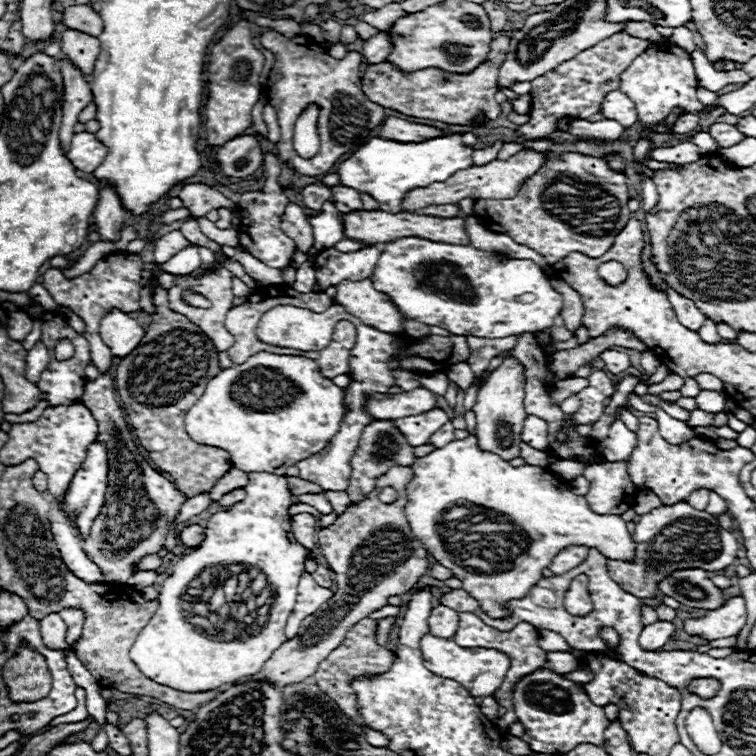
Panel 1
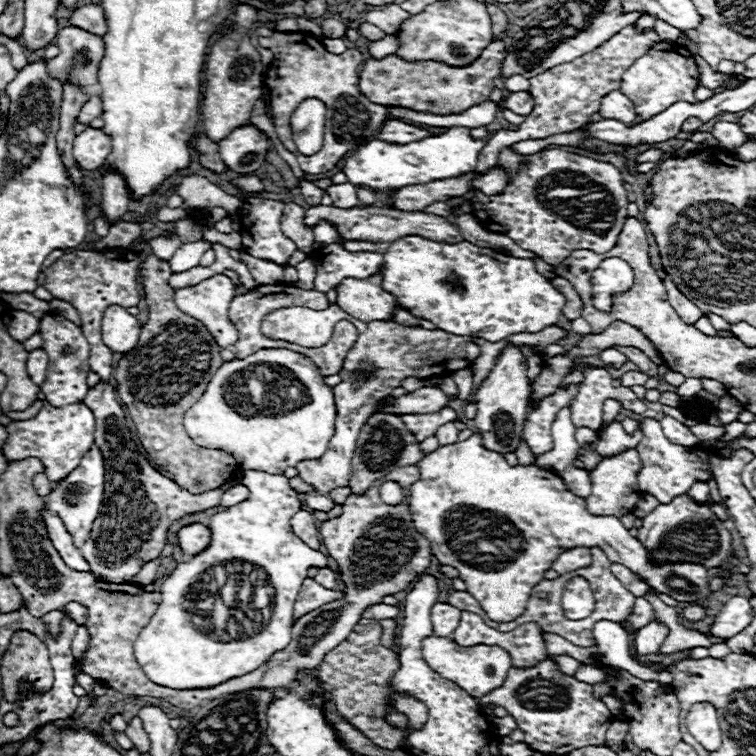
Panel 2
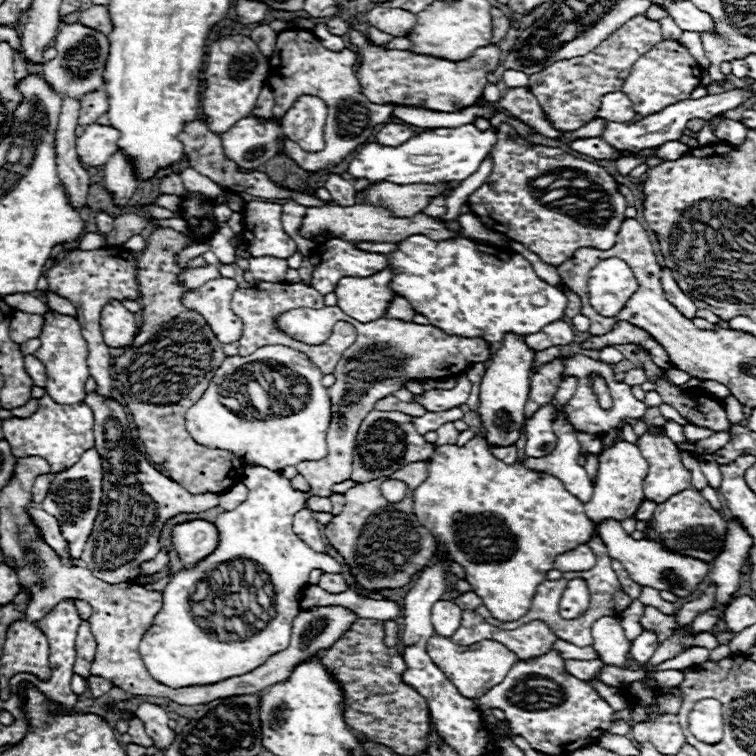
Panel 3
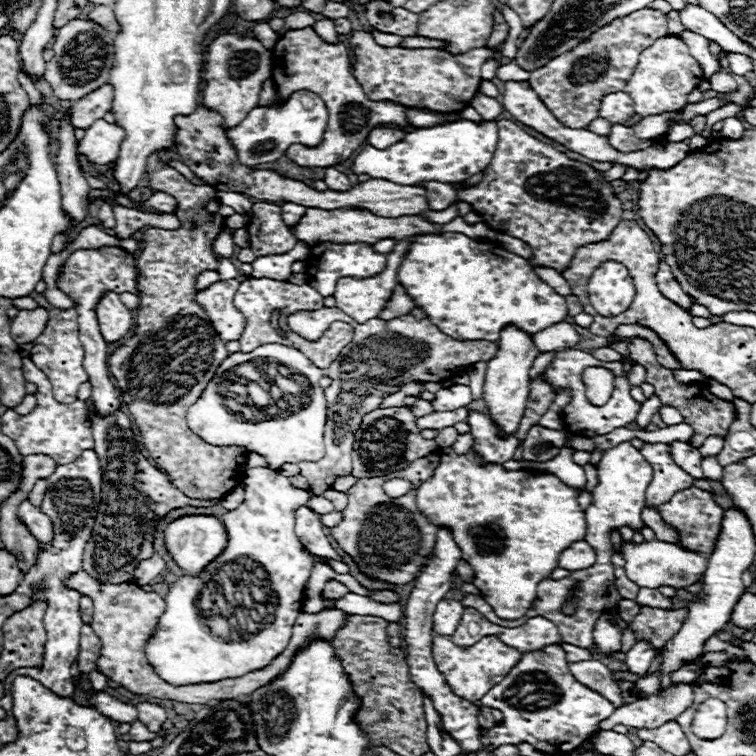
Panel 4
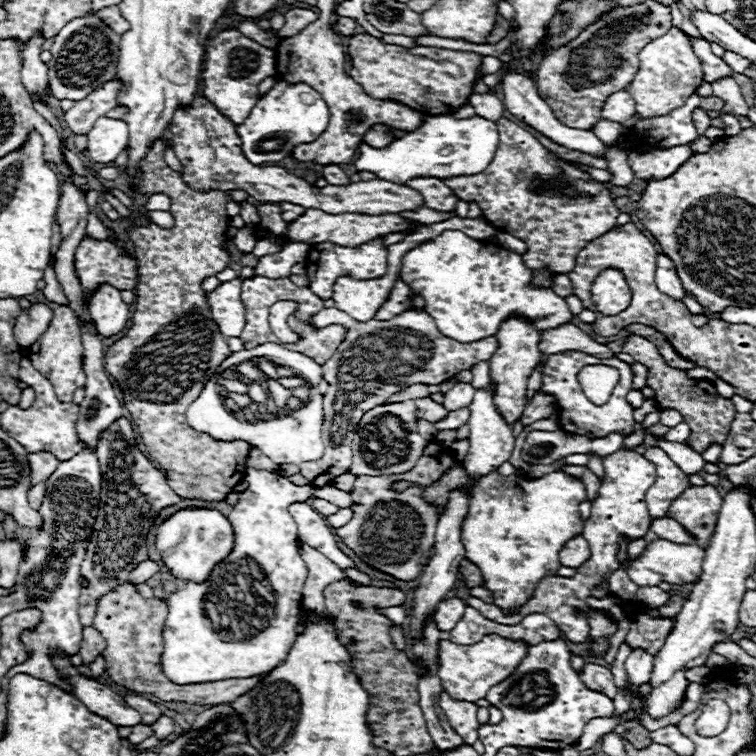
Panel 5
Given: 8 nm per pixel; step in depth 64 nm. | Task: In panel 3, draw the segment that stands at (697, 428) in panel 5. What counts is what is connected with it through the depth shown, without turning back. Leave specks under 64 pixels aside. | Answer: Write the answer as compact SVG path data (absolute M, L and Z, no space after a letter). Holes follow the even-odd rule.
M640 346L636 348L636 358L644 368L648 382L656 384L656 392L662 396L662 402L676 408L690 424L712 432L724 432L730 428L732 422L726 418L726 410L716 396L704 390L692 390L690 394L680 392L680 388L664 376L664 370L658 368L652 362L652 356Z

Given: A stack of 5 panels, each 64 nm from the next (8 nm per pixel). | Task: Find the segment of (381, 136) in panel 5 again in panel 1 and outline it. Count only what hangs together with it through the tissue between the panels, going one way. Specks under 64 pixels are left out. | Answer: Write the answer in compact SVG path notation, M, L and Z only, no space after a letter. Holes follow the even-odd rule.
M390 116L384 120L380 128L380 136L388 140L396 140L396 142L422 142L428 138L442 136L442 132L426 124L414 124L414 122Z

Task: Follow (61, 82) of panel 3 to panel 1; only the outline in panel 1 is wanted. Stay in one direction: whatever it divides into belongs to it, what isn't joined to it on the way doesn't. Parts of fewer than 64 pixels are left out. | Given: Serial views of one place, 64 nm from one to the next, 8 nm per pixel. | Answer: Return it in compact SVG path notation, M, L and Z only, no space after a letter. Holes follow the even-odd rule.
M64 30L60 34L62 58L70 58L82 76L90 76L94 72L94 64L100 56L100 40L96 36L78 32L78 30Z

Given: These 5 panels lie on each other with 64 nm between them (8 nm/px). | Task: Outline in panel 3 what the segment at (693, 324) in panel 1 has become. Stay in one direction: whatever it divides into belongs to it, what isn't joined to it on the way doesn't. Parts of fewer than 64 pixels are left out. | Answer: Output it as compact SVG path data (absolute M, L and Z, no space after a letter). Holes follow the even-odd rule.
M662 266L660 282L662 282L662 290L664 290L666 298L668 298L668 300L670 300L686 318L690 318L690 320L696 318L696 306L694 306L692 298L690 298L688 294L684 294L684 292L678 288L676 280L672 278L672 270L670 270L670 268Z

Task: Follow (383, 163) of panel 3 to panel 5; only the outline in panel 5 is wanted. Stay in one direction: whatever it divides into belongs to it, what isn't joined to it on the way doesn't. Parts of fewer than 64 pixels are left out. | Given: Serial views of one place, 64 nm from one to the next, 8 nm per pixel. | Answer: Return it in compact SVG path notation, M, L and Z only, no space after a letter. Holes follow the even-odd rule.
M428 116L426 122L406 136L394 140L386 148L372 148L364 142L358 144L358 158L354 162L356 170L368 170L380 180L404 184L416 176L450 178L464 174L478 174L486 170L498 148L498 128L494 122L472 116L466 120L456 120L452 116Z

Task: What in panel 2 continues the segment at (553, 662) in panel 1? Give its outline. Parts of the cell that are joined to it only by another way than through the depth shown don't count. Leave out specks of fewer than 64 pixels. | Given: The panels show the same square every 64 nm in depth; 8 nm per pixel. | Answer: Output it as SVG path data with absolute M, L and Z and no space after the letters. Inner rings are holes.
M554 656L554 660L558 662L560 670L562 670L564 674L570 674L570 676L574 676L576 670L578 670L578 666L580 666L580 662L574 660L574 658L570 658L570 656Z

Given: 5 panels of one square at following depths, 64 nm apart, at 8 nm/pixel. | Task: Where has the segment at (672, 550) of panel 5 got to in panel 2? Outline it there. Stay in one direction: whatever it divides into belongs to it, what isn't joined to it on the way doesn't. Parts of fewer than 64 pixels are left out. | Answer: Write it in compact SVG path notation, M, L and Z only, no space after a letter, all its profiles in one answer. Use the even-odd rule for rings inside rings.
M472 434L464 442L440 446L438 450L426 454L418 462L418 468L422 476L410 488L408 496L414 526L430 540L432 554L440 560L440 564L448 564L460 570L460 578L466 582L466 590L474 598L478 598L480 606L486 610L490 620L508 622L522 616L534 586L544 578L544 572L550 570L554 558L558 558L562 550L570 550L574 546L600 546L612 562L622 562L628 570L634 570L634 574L646 578L646 582L650 582L650 588L654 588L656 592L670 594L678 602L698 602L706 592L710 594L706 566L698 566L692 562L652 564L648 548L642 546L642 542L638 542L636 538L632 538L618 518L592 516L586 510L586 502L574 496L570 490L566 490L562 478L548 470L522 464L508 466L498 452L492 452L482 446L480 434ZM468 508L476 508L478 514L472 514L474 518L468 520L450 518L452 512Z

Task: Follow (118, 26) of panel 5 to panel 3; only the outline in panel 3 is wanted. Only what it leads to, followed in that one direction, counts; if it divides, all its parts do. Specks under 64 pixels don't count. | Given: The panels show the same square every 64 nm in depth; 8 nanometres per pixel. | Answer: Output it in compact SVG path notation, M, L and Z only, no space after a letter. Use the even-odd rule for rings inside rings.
M94 4L94 6L90 6L88 10L84 10L82 16L80 16L80 22L82 22L84 26L96 28L96 30L100 30L100 32L104 32L104 34L110 34L110 32L114 30L108 8L106 8L106 6L100 6L100 4Z

